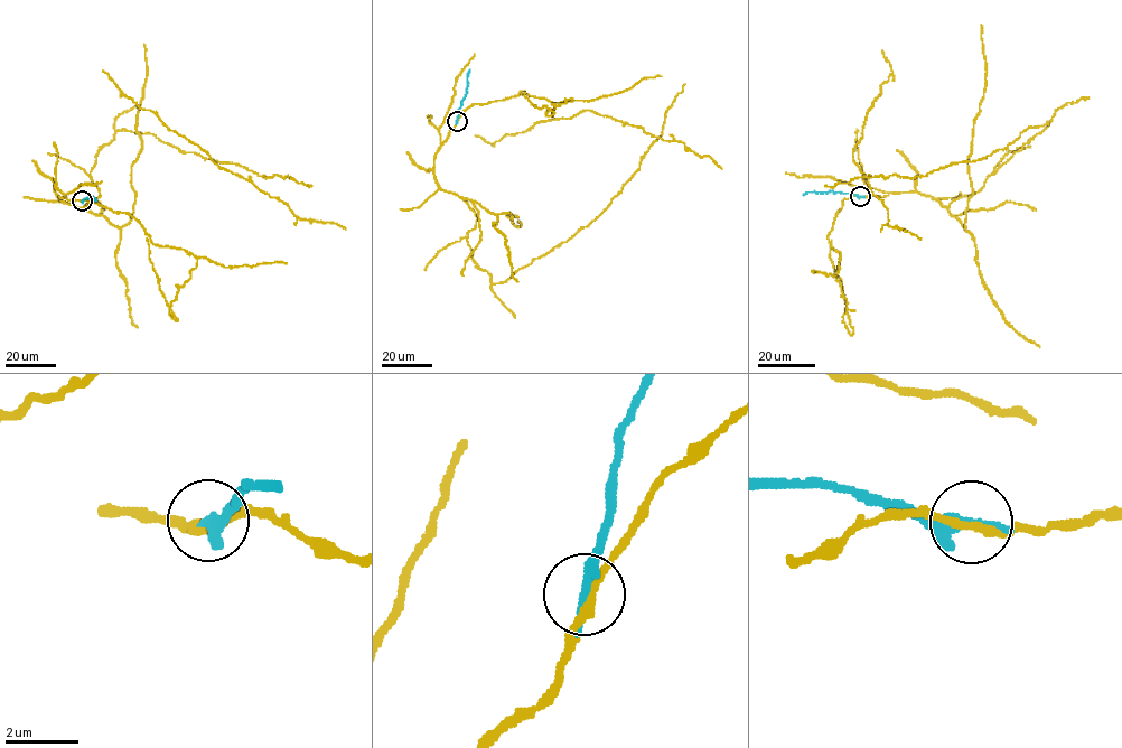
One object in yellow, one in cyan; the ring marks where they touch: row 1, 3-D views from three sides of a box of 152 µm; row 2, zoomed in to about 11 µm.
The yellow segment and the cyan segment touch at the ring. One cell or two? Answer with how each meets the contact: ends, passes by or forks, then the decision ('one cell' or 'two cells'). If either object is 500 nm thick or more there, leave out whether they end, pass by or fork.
yellow passes by; cyan ends; two cells

